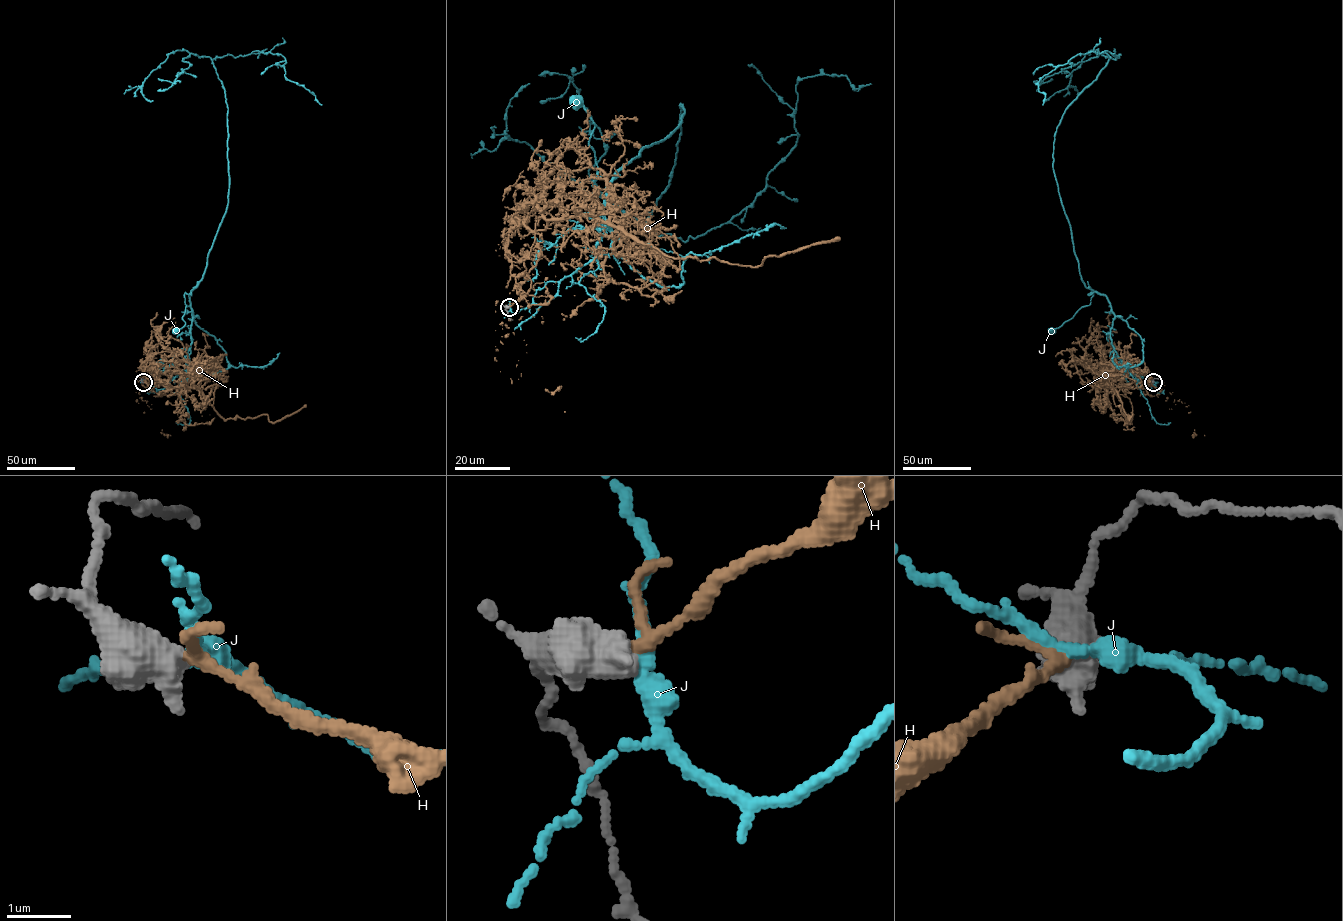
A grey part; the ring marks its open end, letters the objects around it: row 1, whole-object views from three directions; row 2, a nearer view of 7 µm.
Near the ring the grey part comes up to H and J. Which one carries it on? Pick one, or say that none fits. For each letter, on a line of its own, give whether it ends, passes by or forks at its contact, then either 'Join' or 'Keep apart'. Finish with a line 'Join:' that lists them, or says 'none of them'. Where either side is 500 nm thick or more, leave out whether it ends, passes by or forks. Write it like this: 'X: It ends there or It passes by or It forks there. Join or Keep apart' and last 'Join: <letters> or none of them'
H: Join
J: Keep apart
Join: H

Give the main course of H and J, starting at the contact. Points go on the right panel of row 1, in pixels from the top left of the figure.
H: (1153, 381), (1114, 385), (1108, 382), (1107, 387), (1117, 393), (1129, 420), (1133, 415), (1127, 422), (1118, 405)
J: (1153, 381), (1140, 385), (1114, 350), (1114, 314), (1104, 295), (1088, 294), (1093, 294), (1089, 305), (1051, 330)

